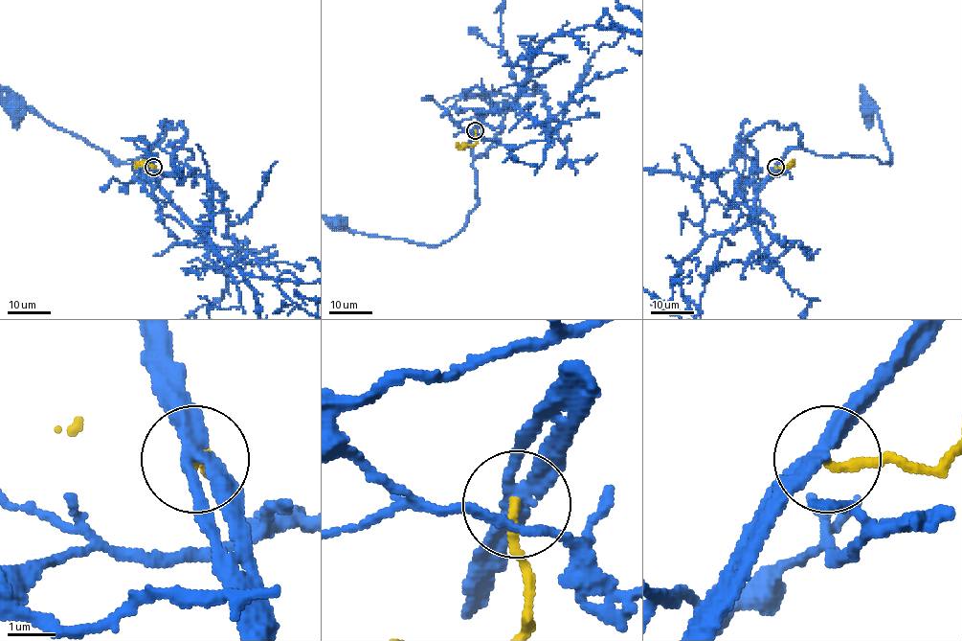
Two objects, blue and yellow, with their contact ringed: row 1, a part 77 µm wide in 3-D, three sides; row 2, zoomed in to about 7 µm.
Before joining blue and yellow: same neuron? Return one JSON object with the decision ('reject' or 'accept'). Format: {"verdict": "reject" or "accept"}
{"verdict": "reject"}

